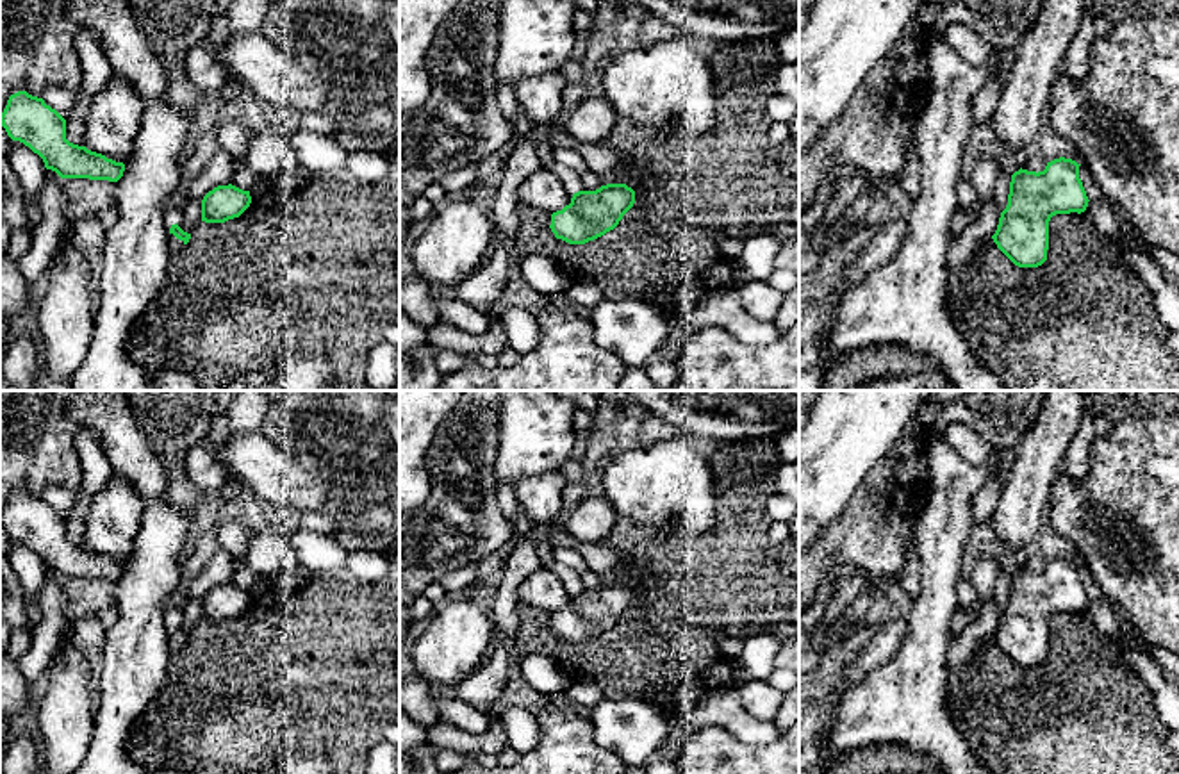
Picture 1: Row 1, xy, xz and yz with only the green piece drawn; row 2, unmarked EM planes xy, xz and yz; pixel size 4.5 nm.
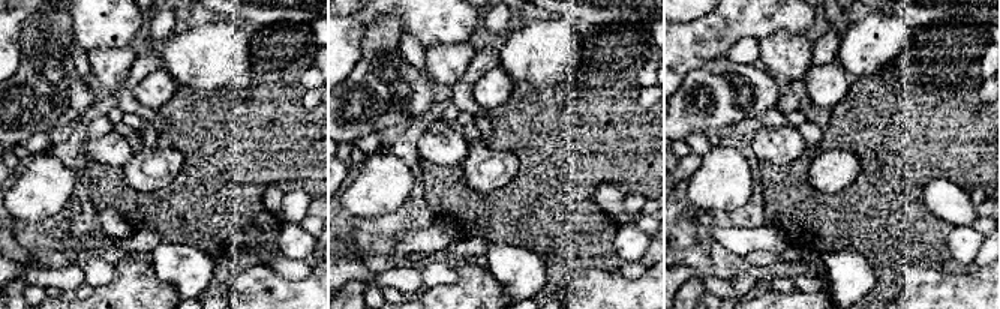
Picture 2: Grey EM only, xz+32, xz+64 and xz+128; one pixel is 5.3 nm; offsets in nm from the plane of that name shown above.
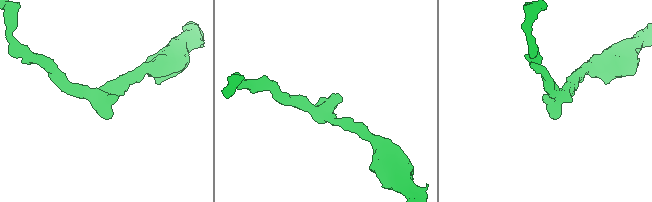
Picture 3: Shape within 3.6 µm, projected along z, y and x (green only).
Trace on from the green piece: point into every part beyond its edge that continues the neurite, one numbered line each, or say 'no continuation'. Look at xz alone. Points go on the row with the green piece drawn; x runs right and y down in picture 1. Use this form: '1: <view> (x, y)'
no continuation

